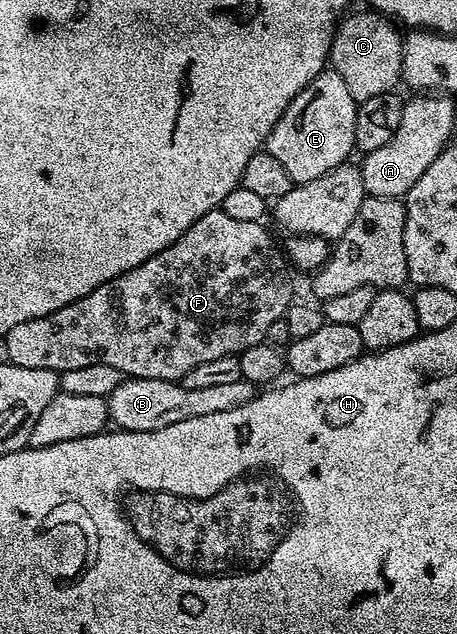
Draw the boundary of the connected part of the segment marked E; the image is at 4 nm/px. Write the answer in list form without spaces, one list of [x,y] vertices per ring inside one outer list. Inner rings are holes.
[[[329,68],[322,70],[296,95],[292,104],[284,108],[284,116],[276,120],[276,128],[272,128],[264,149],[272,156],[276,156],[277,162],[284,167],[284,172],[288,172],[288,176],[295,184],[320,180],[320,176],[332,172],[332,168],[347,165],[349,158],[346,157],[352,152],[355,153],[357,111],[358,103],[354,101],[352,92],[348,92],[344,80],[340,80],[340,76],[336,76],[334,70]]]

